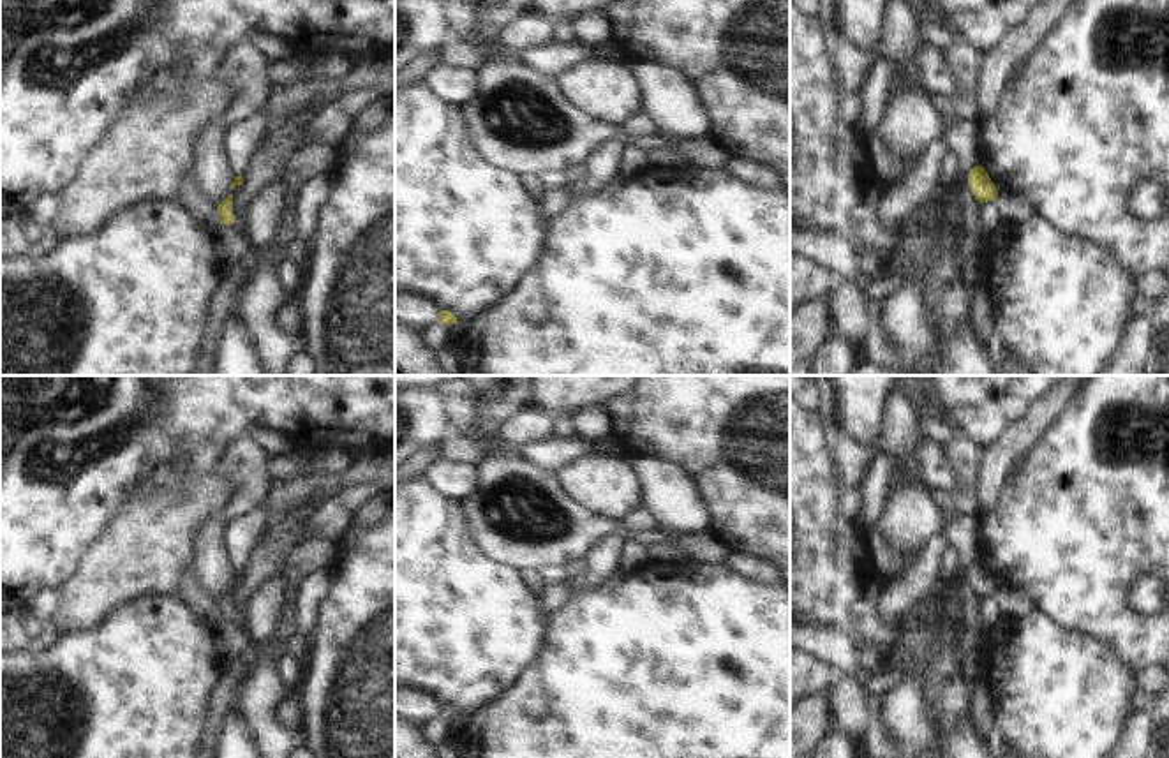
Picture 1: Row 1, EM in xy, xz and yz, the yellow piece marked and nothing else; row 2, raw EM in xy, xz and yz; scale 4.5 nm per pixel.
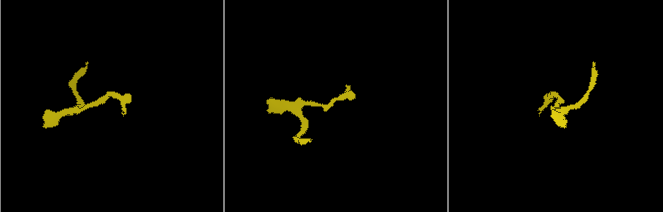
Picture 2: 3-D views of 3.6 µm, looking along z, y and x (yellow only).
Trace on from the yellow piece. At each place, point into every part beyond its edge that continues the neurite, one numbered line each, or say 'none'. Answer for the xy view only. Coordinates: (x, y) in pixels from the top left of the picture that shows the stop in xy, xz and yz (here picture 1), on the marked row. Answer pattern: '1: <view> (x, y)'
none

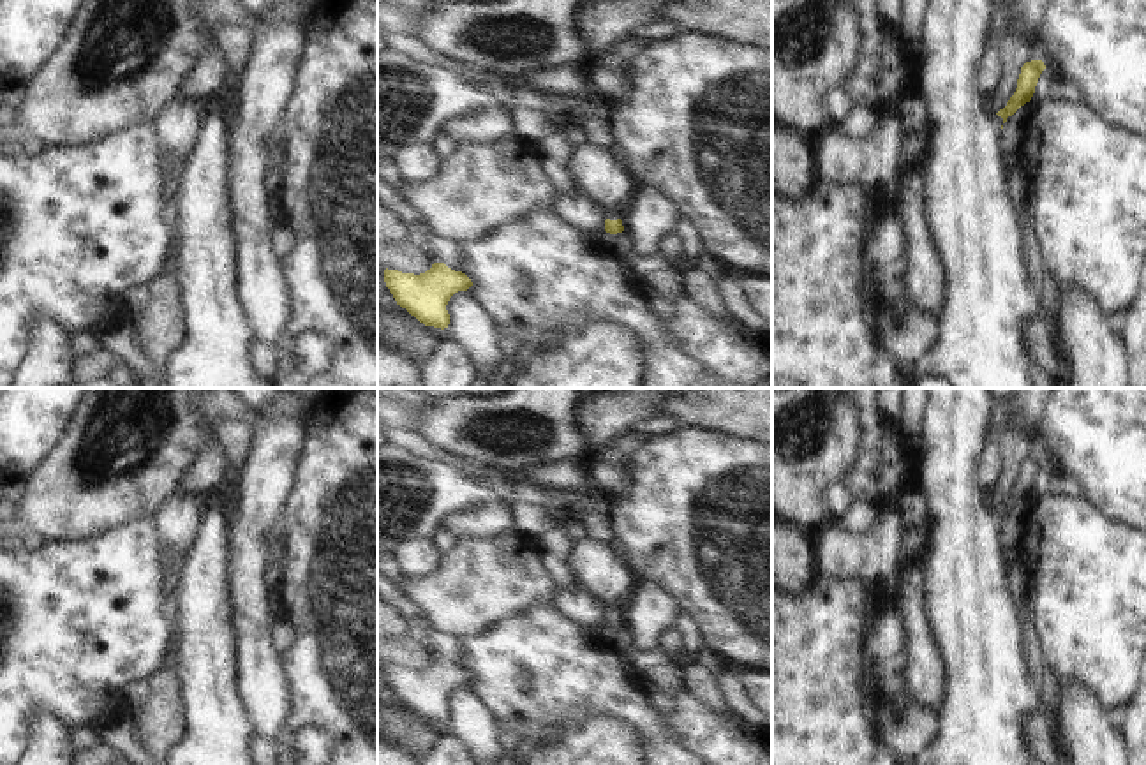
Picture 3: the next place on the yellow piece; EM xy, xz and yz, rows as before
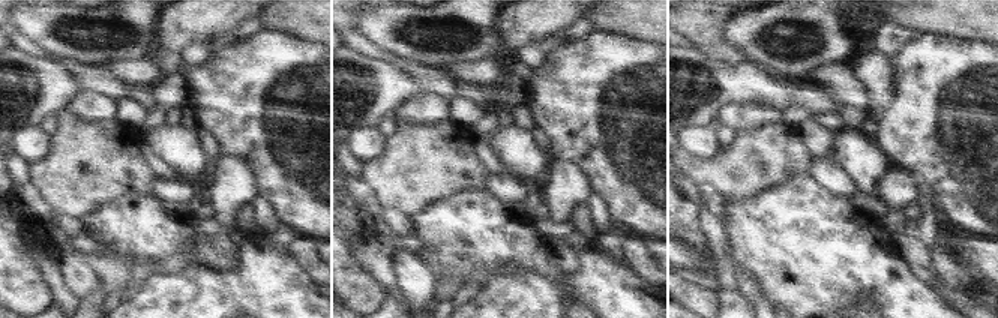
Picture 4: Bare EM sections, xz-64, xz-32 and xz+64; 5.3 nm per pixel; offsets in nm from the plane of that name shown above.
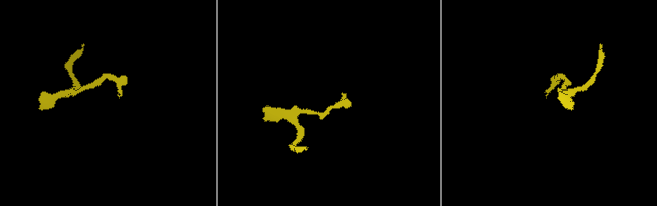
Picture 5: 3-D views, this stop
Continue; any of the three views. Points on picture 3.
1: yz (975, 228)

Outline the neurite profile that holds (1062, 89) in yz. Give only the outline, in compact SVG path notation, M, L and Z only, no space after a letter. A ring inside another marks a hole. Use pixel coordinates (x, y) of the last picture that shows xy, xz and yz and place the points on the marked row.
M1053 74L1049 99L1058 102L1084 102L1084 93L1079 85L1060 74Z

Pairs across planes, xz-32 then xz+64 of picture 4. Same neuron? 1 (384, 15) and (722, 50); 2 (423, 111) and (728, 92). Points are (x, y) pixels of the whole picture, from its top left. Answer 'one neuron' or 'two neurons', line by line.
1: two neurons
2: two neurons

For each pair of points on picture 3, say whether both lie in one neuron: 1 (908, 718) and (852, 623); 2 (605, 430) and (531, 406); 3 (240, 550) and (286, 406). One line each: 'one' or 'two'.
1: two
2: two
3: one

